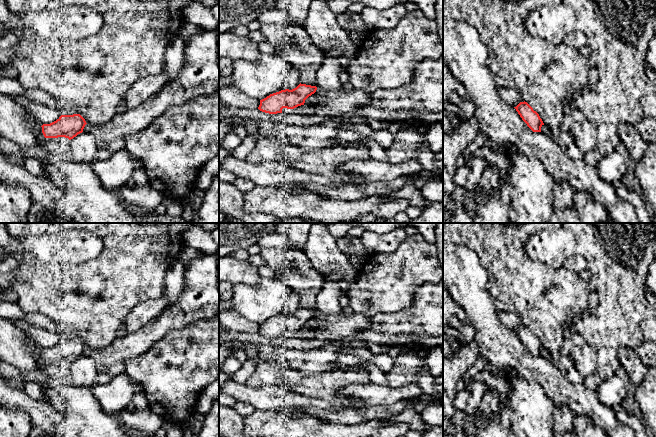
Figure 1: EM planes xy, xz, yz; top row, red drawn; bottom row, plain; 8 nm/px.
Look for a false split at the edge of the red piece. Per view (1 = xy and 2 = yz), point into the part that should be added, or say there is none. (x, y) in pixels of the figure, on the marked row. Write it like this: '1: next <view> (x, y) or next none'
1: next none
2: next none

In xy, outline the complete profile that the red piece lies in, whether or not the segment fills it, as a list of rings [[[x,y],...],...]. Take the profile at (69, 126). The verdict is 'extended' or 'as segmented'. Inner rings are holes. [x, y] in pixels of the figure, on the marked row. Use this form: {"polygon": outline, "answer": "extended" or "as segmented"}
{"polygon": [[[73,114],[61,115],[56,121],[43,124],[41,127],[45,138],[65,137],[71,140],[83,132],[86,124],[80,114]]], "answer": "as segmented"}

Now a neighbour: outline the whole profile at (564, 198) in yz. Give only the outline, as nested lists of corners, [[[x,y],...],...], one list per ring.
[[[566,180],[555,181],[555,206],[574,209],[574,190]]]

